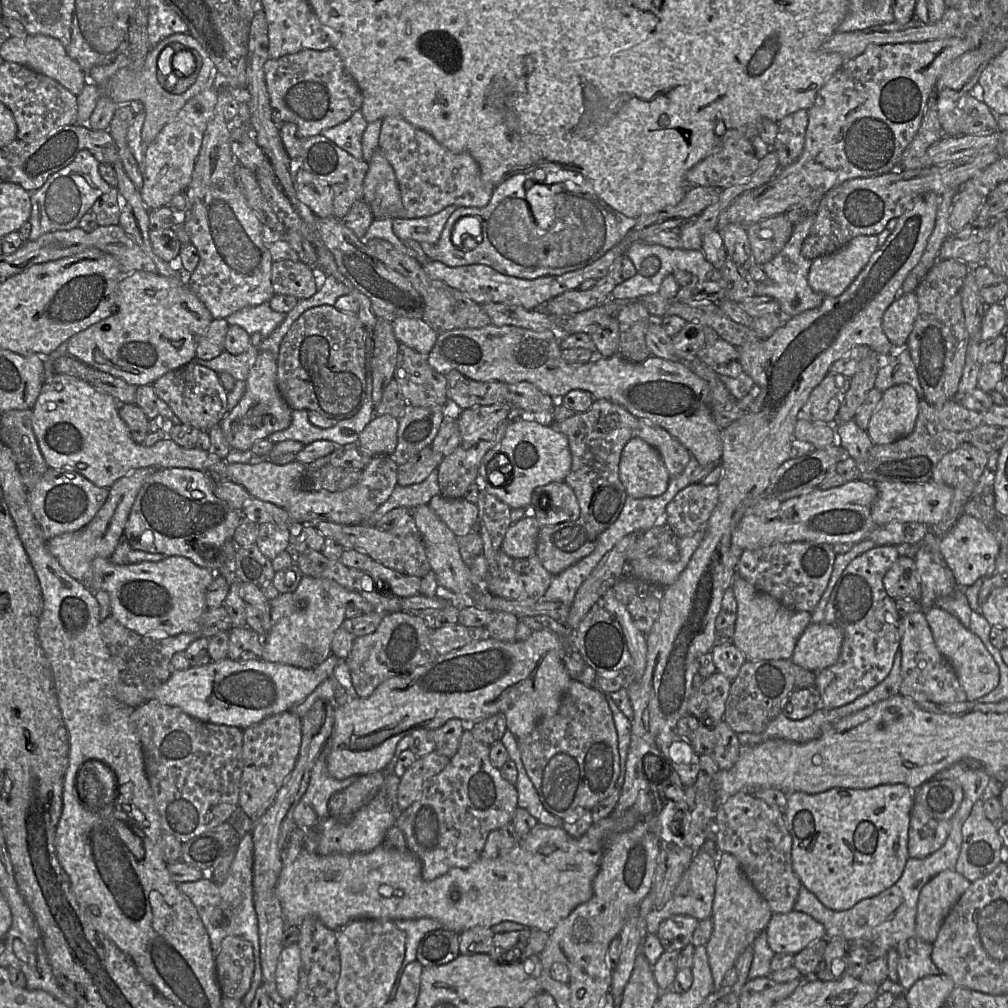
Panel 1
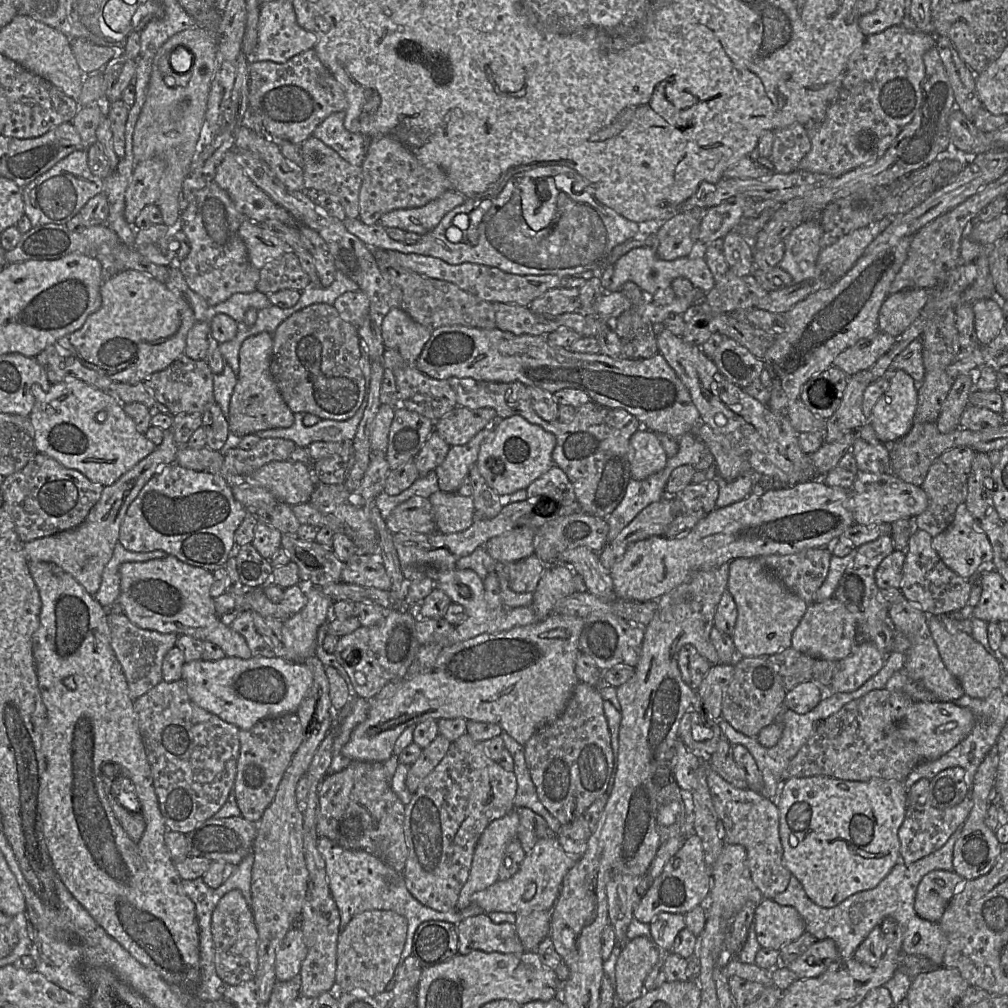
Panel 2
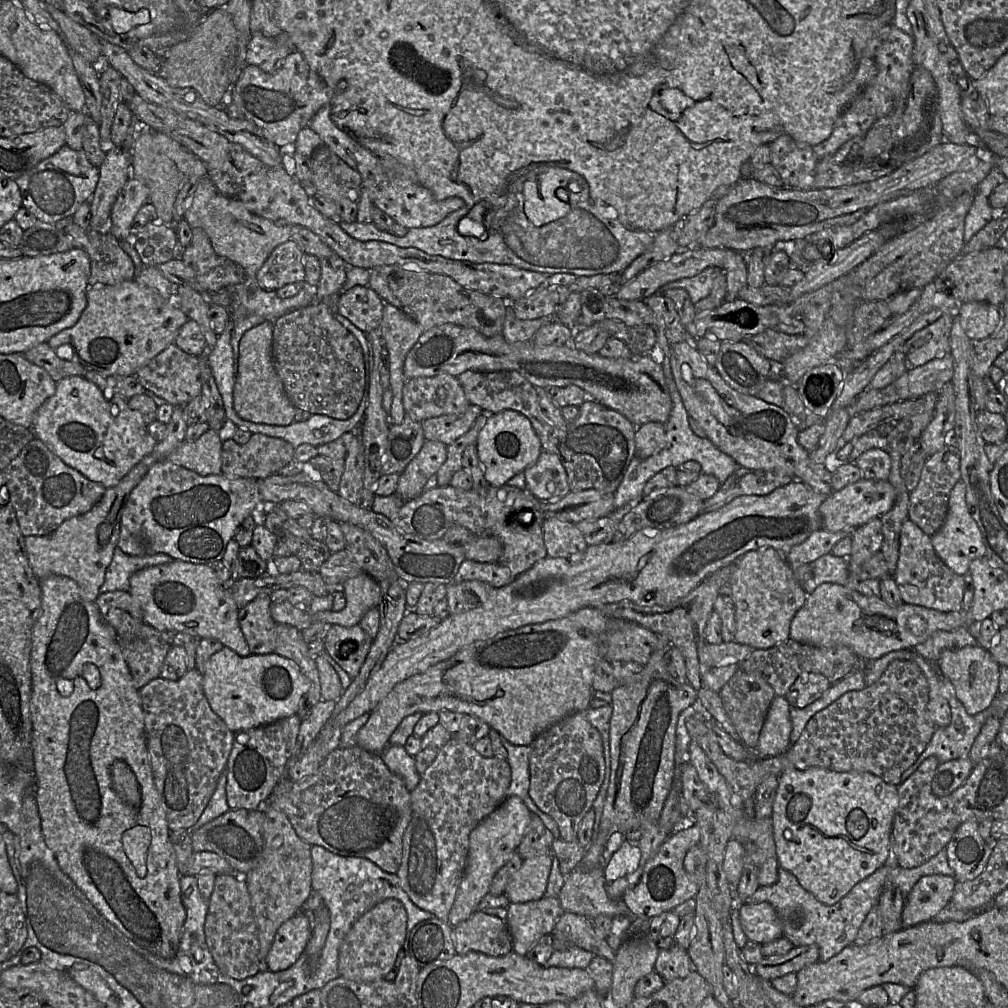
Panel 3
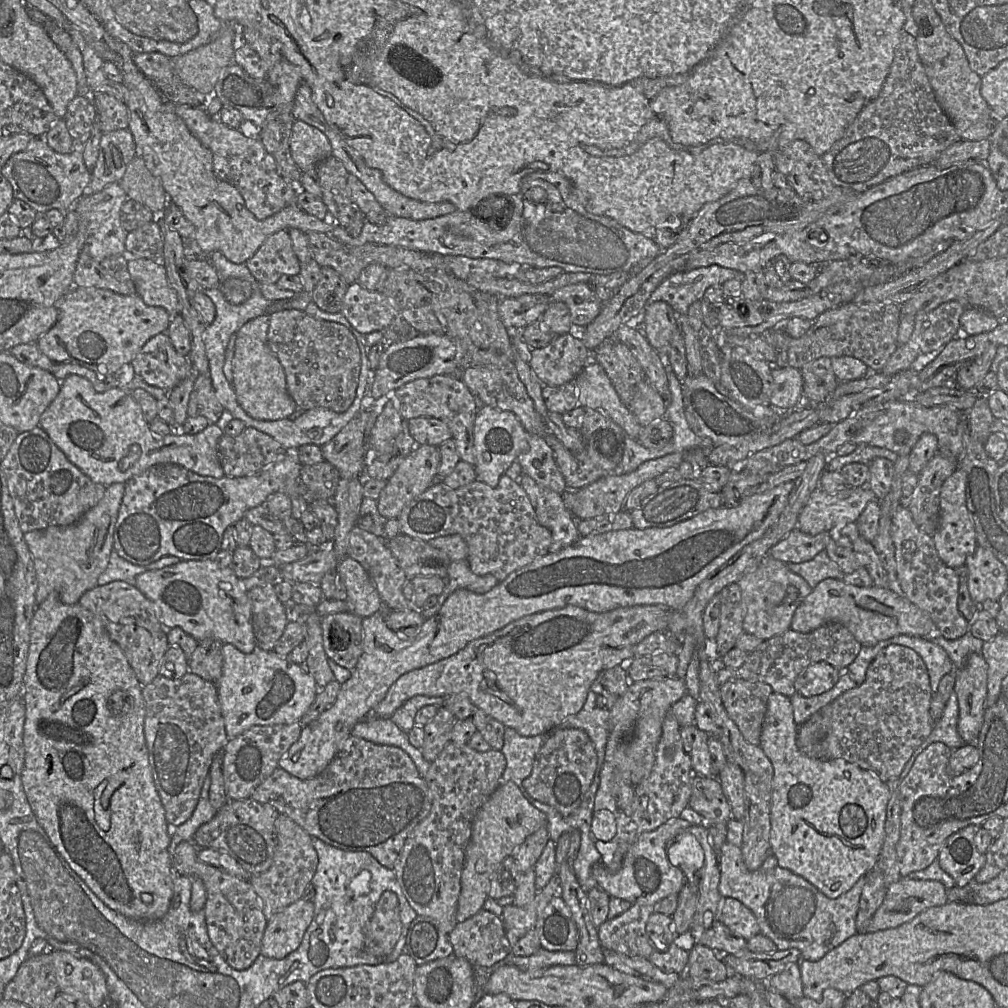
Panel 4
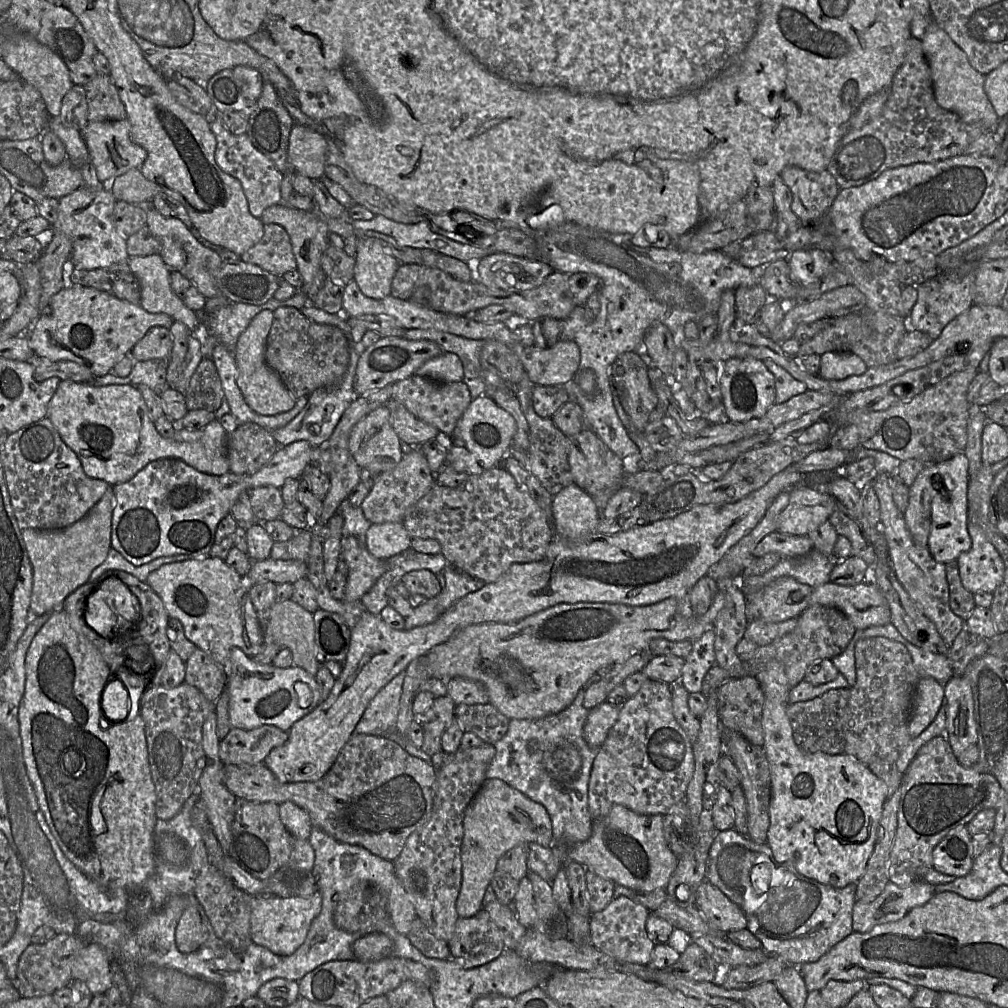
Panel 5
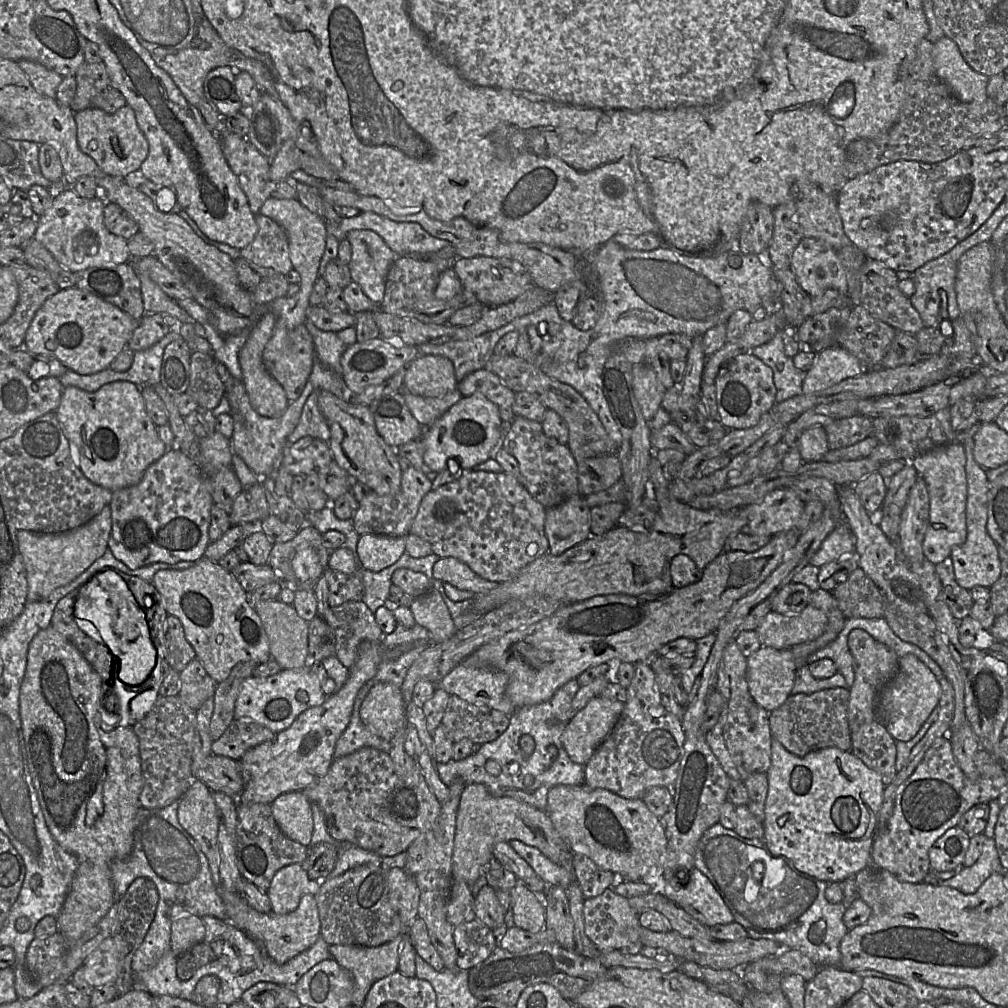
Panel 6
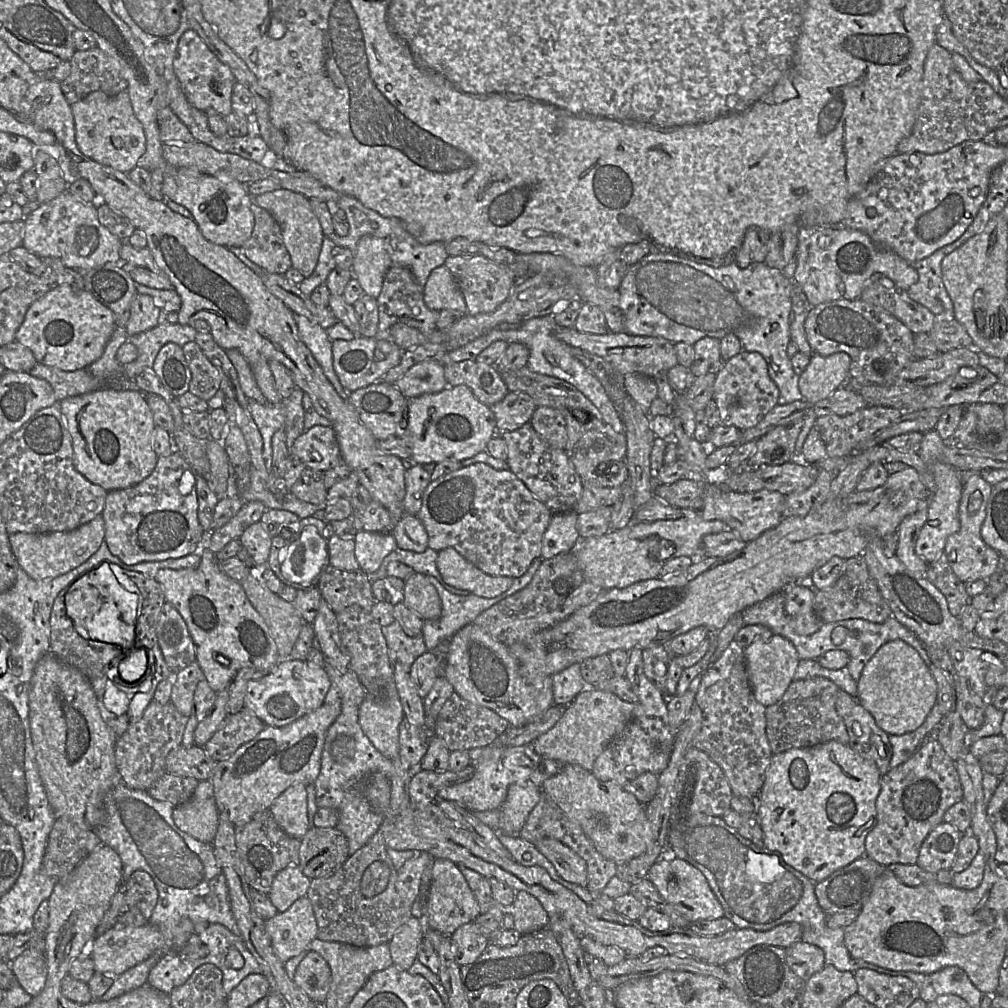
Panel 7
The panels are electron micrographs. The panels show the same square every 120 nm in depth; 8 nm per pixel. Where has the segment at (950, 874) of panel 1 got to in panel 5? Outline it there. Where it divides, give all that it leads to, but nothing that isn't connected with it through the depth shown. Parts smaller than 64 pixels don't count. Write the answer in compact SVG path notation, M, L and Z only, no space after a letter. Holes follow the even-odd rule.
M924 880L906 887L889 881L881 894L870 903L854 904L852 929L864 933L876 925L898 921L911 909L926 904L935 893L935 885Z

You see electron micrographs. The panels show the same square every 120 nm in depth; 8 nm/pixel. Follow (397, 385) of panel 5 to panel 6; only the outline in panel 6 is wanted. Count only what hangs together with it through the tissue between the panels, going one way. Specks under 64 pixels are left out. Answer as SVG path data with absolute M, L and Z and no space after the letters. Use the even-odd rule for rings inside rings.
M404 388L401 393L404 395L406 404L413 416L422 426L425 426L425 428L440 418L450 407L463 397L457 388L437 398L422 397L410 393Z

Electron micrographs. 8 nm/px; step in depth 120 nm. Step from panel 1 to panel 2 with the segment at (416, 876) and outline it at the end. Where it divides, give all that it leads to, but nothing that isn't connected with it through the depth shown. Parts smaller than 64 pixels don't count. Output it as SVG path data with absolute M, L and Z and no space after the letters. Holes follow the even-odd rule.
M556 836L541 838L525 855L519 870L511 878L497 880L490 887L475 893L471 904L479 906L486 914L508 912L527 915L534 911L552 911L560 895L563 879L577 861L564 852Z

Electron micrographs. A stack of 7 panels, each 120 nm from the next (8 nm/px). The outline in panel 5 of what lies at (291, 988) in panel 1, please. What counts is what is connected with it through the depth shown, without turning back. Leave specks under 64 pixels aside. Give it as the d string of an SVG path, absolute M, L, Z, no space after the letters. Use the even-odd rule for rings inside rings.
M319 892L309 897L292 894L289 897L259 895L252 896L250 903L250 936L253 943L264 946L277 955L293 954L305 941L312 921L318 916L322 907Z

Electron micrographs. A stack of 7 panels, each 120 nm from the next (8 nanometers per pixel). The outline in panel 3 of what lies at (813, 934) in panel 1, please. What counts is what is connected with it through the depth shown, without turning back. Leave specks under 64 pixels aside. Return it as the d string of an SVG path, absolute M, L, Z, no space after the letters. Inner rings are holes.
M741 903L738 911L748 940L762 945L783 936L781 920L770 903Z

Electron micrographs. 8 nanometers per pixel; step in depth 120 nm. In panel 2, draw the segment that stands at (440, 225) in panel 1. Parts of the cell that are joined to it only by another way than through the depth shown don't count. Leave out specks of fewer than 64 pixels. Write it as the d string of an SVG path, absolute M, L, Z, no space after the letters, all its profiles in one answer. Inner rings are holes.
M449 190L424 206L395 209L385 213L381 216L379 223L384 227L399 228L422 236L433 230L446 213L465 201L463 194Z

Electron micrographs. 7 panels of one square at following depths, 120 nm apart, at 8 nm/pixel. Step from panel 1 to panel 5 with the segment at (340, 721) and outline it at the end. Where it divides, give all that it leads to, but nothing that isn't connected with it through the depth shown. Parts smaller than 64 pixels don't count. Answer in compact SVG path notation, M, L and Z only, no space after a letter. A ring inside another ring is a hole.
M731 578L719 579L718 592L707 612L701 616L685 616L675 598L645 606L625 604L579 602L561 603L528 616L514 623L480 623L462 627L450 638L433 647L427 654L427 669L431 678L447 681L464 677L480 682L486 689L489 703L511 719L539 719L566 709L589 677L603 667L623 663L631 656L647 652L651 640L664 638L669 641L694 641L708 628L725 603L726 590L738 583Z

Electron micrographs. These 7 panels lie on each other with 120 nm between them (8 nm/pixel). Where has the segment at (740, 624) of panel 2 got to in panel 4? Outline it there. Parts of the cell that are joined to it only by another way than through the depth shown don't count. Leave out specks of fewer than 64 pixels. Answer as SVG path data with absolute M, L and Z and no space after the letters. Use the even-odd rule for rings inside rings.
M768 554L737 584L742 596L743 631L763 641L791 629L790 625L795 610L812 591L802 577L787 568L786 563L776 560Z

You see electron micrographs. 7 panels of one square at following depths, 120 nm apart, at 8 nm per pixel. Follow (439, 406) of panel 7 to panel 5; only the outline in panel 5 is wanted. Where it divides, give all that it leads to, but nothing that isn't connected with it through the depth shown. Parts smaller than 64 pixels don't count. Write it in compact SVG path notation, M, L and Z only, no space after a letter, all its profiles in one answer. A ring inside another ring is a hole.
M479 396L472 400L450 436L451 447L447 453L446 464L469 475L492 469L512 448L516 430L516 421L510 413L497 405L492 398Z

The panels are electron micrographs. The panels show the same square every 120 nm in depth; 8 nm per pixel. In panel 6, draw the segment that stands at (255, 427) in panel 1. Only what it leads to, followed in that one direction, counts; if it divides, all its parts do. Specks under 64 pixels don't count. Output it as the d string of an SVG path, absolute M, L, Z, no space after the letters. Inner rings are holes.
M266 312L251 328L250 335L247 338L239 355L239 363L243 374L243 384L249 396L252 407L260 415L274 418L281 416L290 404L285 390L266 370L263 363L264 349L272 337L276 324L276 316L272 312Z

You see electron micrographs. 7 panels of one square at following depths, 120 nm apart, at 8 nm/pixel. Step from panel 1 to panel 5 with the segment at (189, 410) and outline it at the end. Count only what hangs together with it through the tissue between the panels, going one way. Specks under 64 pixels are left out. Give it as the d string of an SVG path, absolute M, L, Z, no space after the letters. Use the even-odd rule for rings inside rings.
M155 326L132 348L130 357L135 361L153 359L169 360L173 348L173 338L168 328Z

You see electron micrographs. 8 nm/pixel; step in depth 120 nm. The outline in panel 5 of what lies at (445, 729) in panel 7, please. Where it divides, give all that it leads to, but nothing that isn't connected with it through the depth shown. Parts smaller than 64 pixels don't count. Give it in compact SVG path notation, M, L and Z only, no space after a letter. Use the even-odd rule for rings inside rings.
M490 703L455 706L454 719L464 732L469 732L485 744L494 745L508 731L510 719Z

